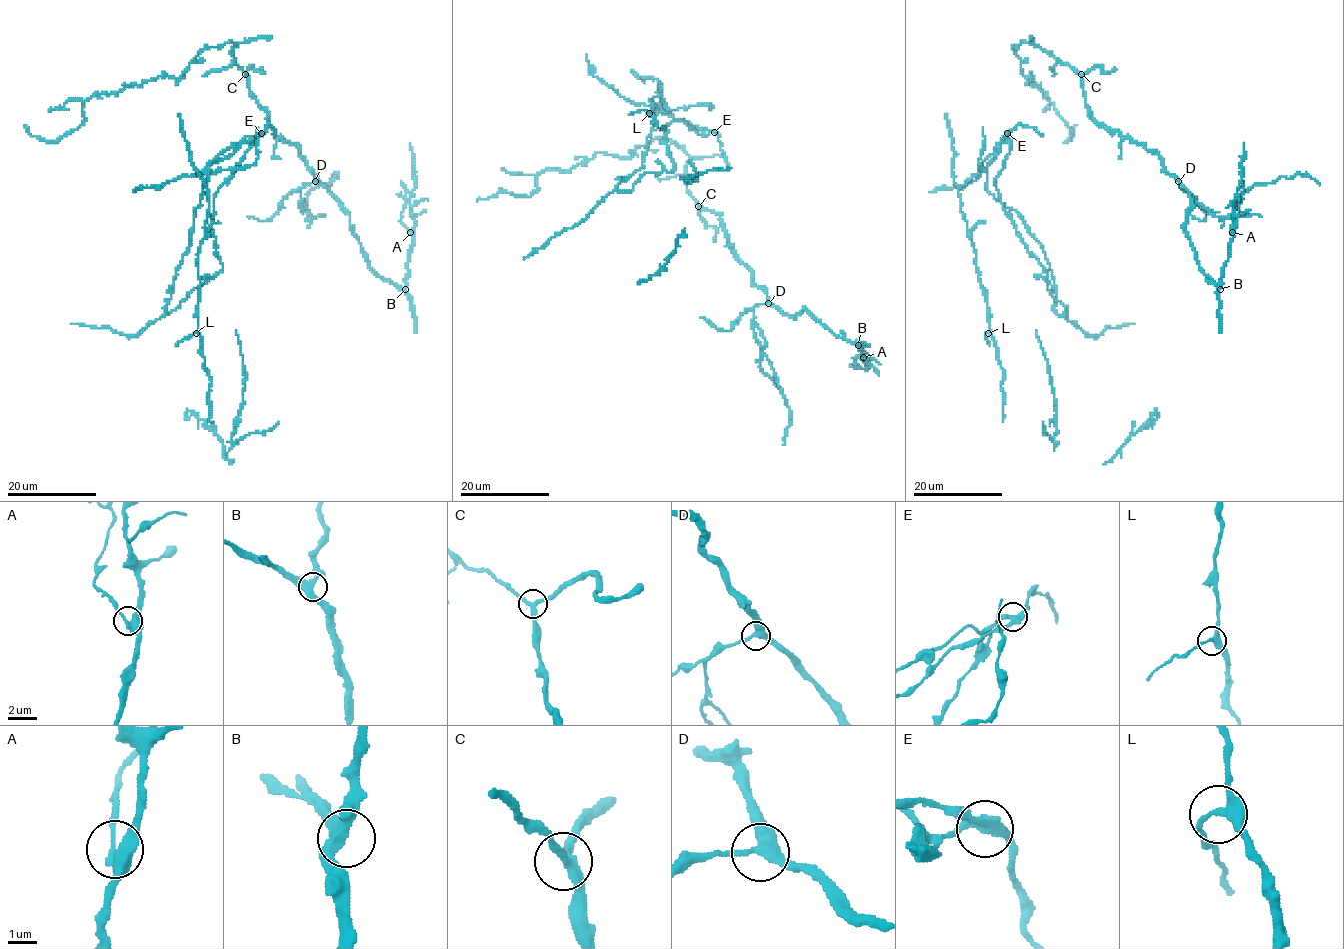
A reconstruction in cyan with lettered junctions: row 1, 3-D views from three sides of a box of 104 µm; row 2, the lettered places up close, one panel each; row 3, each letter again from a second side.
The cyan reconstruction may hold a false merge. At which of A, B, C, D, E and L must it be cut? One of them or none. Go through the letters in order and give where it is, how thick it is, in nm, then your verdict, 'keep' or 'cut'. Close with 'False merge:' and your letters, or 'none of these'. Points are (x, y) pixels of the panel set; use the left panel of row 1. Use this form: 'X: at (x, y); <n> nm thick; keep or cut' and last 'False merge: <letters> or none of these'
A: at (410, 232); 320 nm thick; keep
B: at (405, 289); 340 nm thick; keep
C: at (245, 74); 280 nm thick; keep
D: at (315, 181); 360 nm thick; keep
E: at (261, 133); 320 nm thick; cut
L: at (196, 333); 280 nm thick; keep
False merge: E

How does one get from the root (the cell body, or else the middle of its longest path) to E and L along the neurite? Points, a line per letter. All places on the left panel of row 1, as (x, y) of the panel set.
E: (231, 146), (250, 141), (261, 133)
L: (231, 146), (210, 163), (205, 183), (208, 215), (205, 238), (197, 255), (201, 286), (196, 333)

